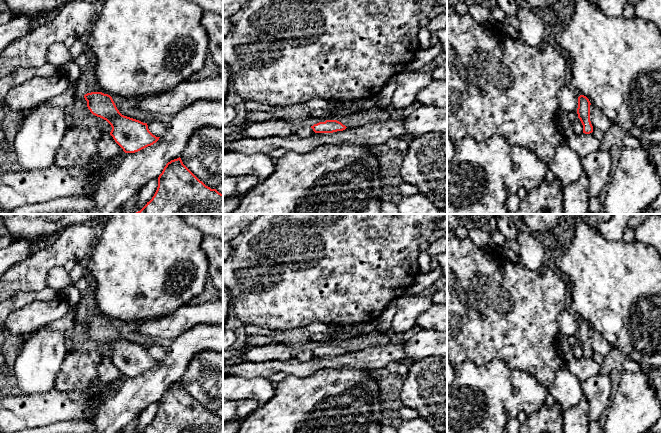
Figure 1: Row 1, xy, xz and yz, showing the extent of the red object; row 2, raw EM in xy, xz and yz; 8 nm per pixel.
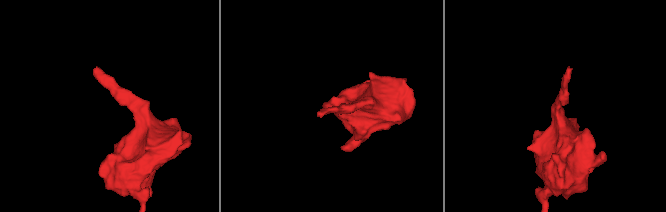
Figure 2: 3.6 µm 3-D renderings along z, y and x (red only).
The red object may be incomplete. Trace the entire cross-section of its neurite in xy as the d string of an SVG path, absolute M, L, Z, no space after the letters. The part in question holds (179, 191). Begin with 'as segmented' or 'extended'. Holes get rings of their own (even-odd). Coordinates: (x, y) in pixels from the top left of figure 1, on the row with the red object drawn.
as segmented | M179 157L166 164L154 196L134 214L223 214L223 194L200 181Z

